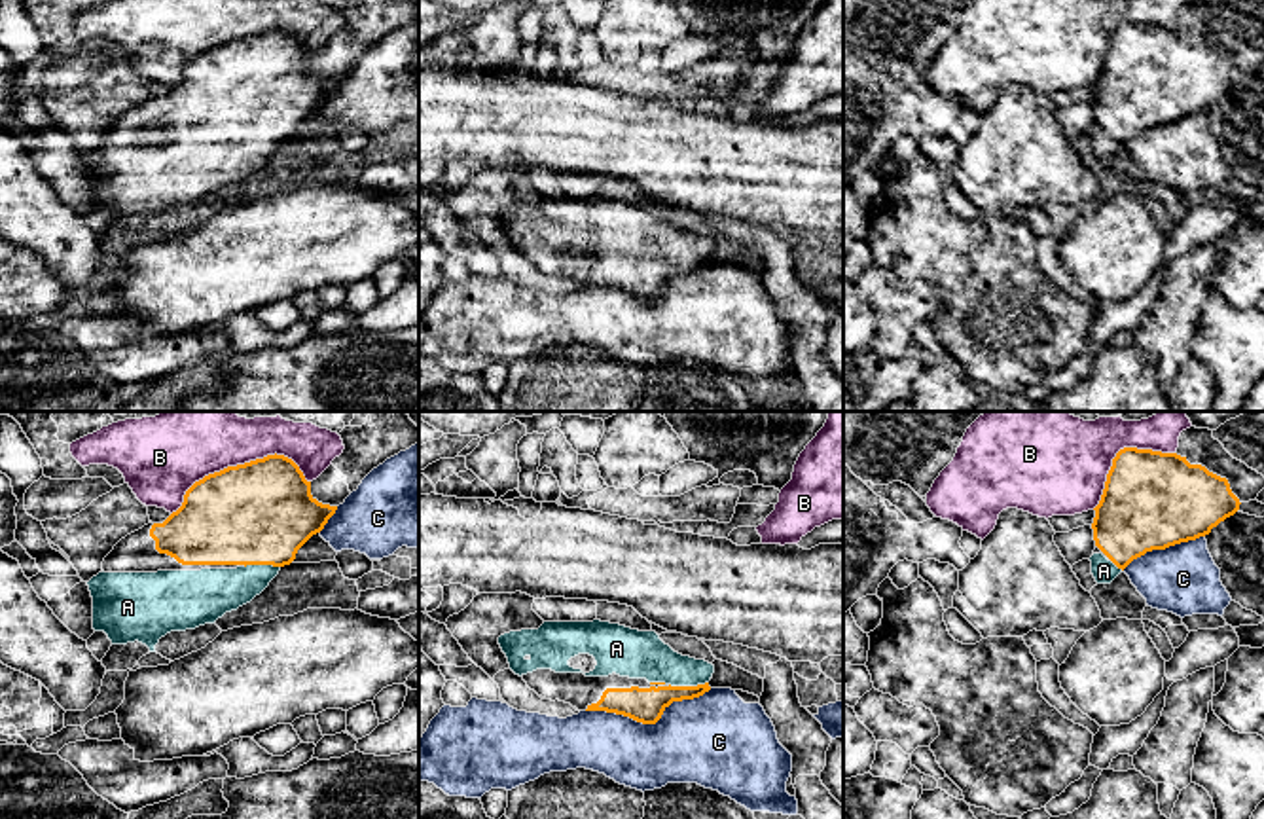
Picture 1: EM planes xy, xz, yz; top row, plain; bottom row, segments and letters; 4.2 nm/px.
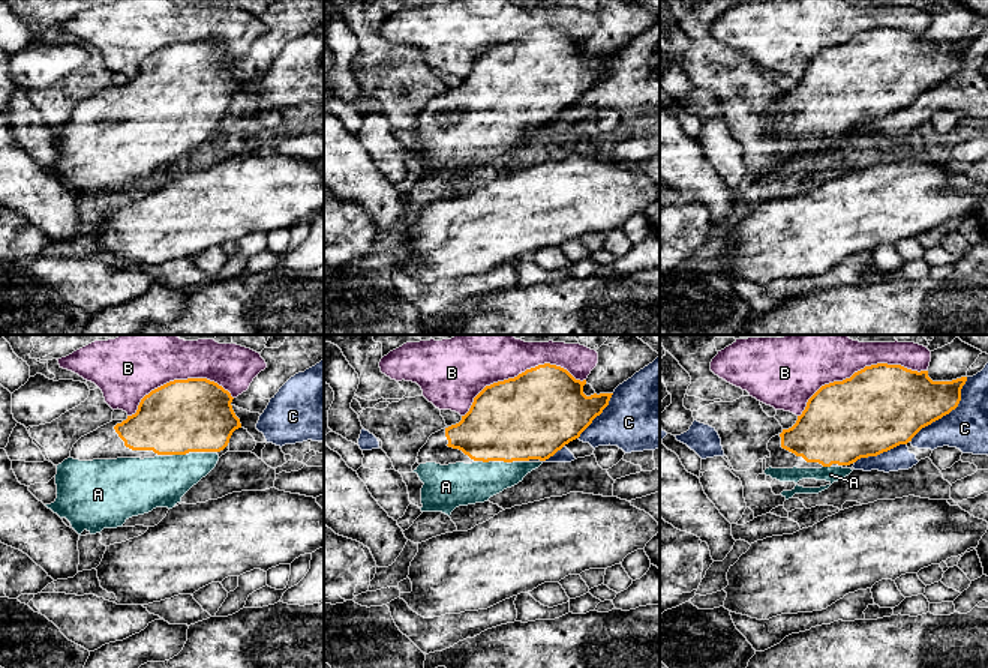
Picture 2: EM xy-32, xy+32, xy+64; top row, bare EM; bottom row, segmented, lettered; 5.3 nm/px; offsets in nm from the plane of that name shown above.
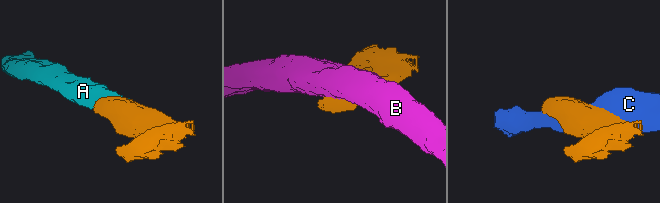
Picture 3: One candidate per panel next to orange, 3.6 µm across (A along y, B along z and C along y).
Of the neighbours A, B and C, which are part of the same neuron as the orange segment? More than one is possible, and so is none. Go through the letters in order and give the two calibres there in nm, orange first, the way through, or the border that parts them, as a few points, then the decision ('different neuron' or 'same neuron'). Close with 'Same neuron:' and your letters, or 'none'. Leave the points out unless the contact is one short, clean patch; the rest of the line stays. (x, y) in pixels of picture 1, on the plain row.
A: 150/200 nm | across xz (647, 281), (688, 262), (669, 243), (639, 230) | same neuron
B: 440/260 nm | different neuron
C: 150/360 nm | different neuron
Same neuron: A

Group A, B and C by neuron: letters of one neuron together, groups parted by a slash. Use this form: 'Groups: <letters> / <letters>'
Groups: A / B / C

